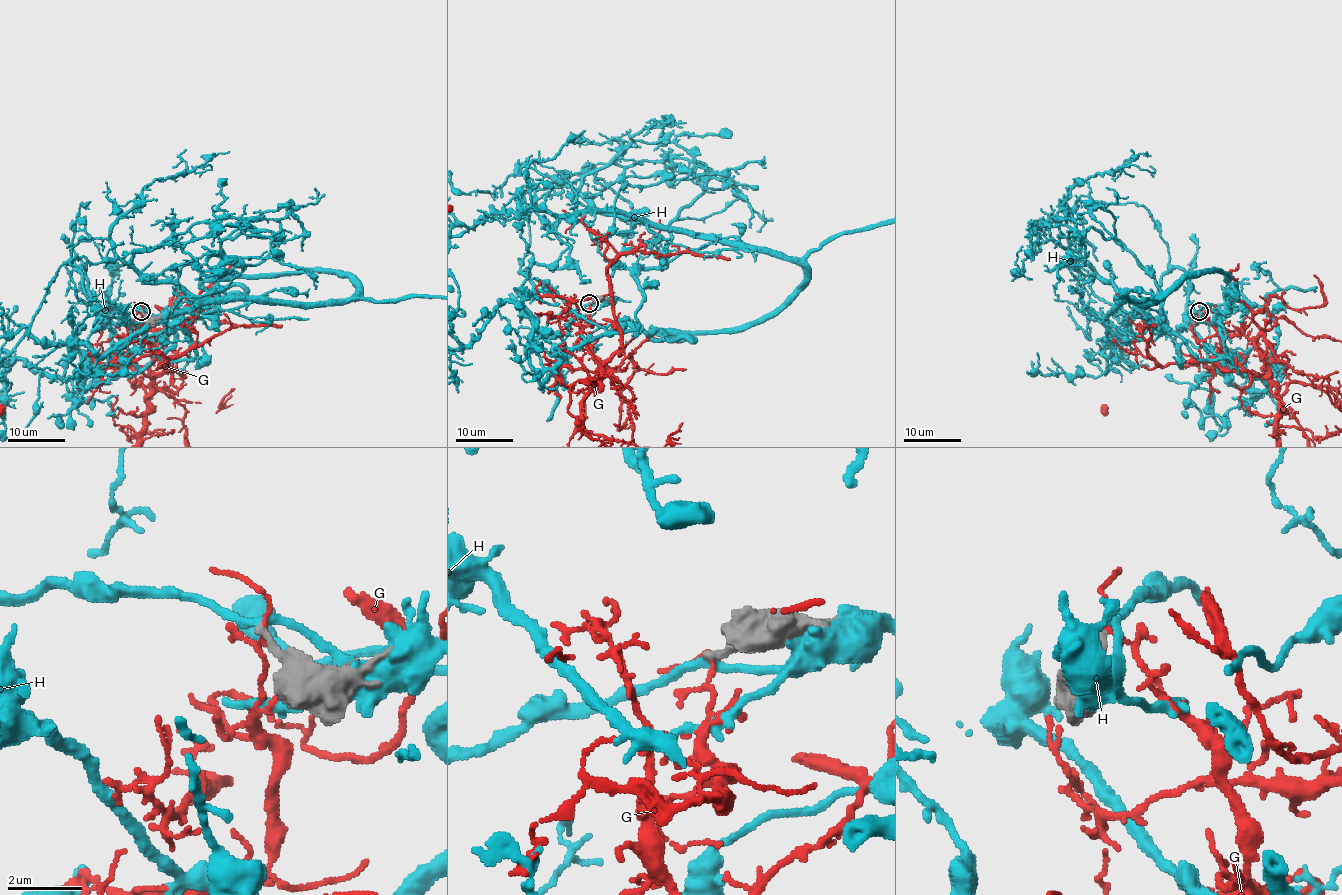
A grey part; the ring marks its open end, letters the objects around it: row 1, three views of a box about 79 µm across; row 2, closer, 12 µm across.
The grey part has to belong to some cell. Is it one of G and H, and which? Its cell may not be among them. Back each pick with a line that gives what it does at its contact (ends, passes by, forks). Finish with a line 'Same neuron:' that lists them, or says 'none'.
Same neuron: none

